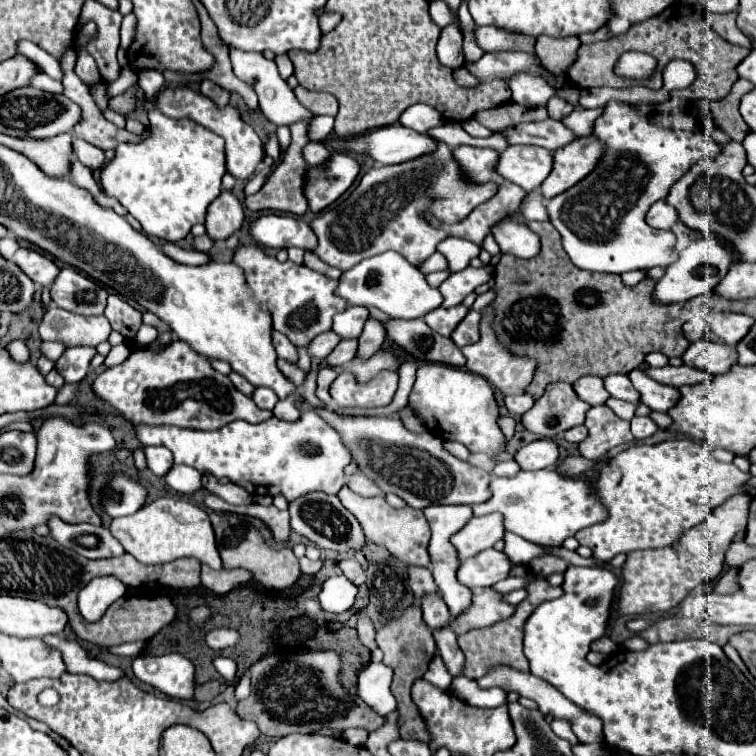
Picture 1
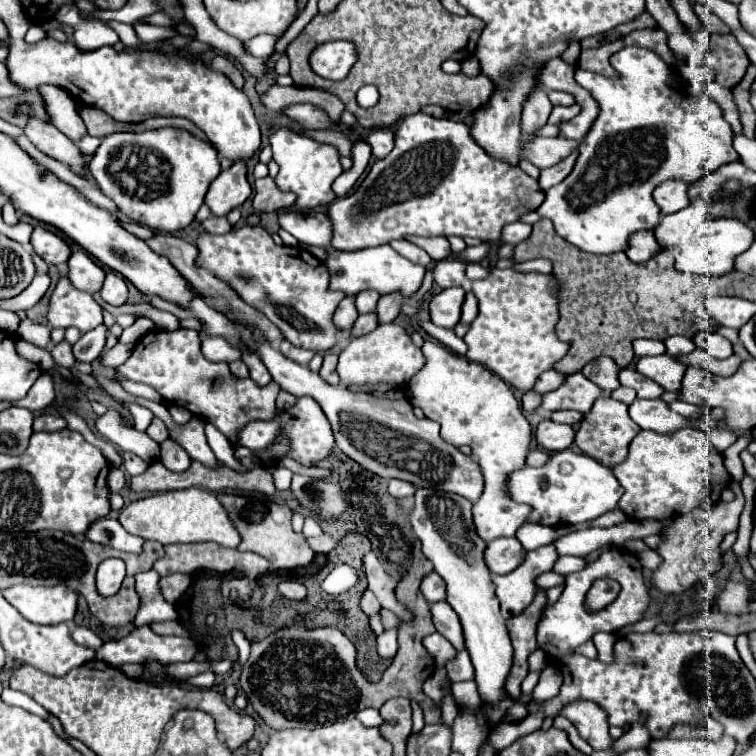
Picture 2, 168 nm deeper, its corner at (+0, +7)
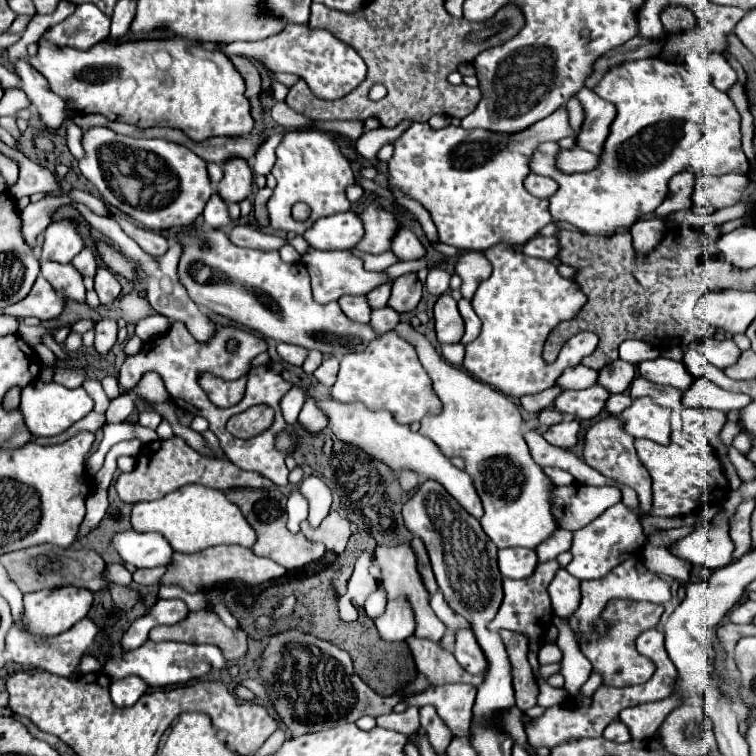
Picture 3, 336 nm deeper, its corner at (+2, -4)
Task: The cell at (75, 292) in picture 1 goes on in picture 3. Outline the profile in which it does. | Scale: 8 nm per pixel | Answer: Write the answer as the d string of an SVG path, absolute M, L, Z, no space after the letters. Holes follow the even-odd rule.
M85 247L75 259L73 259L73 267L81 273L81 277L95 277L97 273L97 259L95 259L95 249L93 247Z

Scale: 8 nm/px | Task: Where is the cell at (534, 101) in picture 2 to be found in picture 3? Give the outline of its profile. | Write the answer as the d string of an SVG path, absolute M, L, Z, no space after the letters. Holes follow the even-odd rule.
M659 57L621 63L611 69L593 89L595 95L615 105L617 115L610 127L597 169L573 175L561 175L553 167L553 155L559 151L557 143L541 143L531 159L529 169L533 173L549 175L559 183L559 191L549 197L549 211L555 221L565 221L577 227L585 235L613 237L619 231L633 227L643 215L651 215L667 193L667 183L673 175L689 171L693 175L727 175L727 173L749 173L749 161L741 149L739 113L731 99L717 91L711 83L709 73L691 71L687 65L663 61Z

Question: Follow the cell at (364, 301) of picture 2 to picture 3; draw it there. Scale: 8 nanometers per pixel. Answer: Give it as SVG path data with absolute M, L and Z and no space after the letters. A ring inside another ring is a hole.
M391 285L373 289L373 291L367 295L369 307L371 307L371 309L381 309L381 307L385 307L385 305L387 305L387 299L389 299L389 293L391 293Z

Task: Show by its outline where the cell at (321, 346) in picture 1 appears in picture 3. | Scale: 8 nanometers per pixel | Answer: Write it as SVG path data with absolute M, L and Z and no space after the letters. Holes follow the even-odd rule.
M345 295L339 299L339 305L343 309L343 313L355 321L355 323L369 323L369 317L371 317L371 309L367 305L367 299L365 295L357 295L357 297L351 297L351 295Z

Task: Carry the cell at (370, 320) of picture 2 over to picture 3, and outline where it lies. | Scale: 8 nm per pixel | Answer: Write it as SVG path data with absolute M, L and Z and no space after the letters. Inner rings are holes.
M383 307L381 311L373 311L371 313L371 327L373 327L373 331L377 333L377 335L383 335L383 333L387 333L387 331L391 331L391 329L395 329L395 325L399 323L399 313L395 313L391 307Z

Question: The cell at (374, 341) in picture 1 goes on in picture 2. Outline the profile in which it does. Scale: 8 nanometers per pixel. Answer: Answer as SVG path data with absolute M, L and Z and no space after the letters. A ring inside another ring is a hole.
M395 292L391 296L381 296L379 304L377 304L377 314L379 314L379 322L393 322L399 314L401 314L401 306L403 306L403 296L395 296Z

